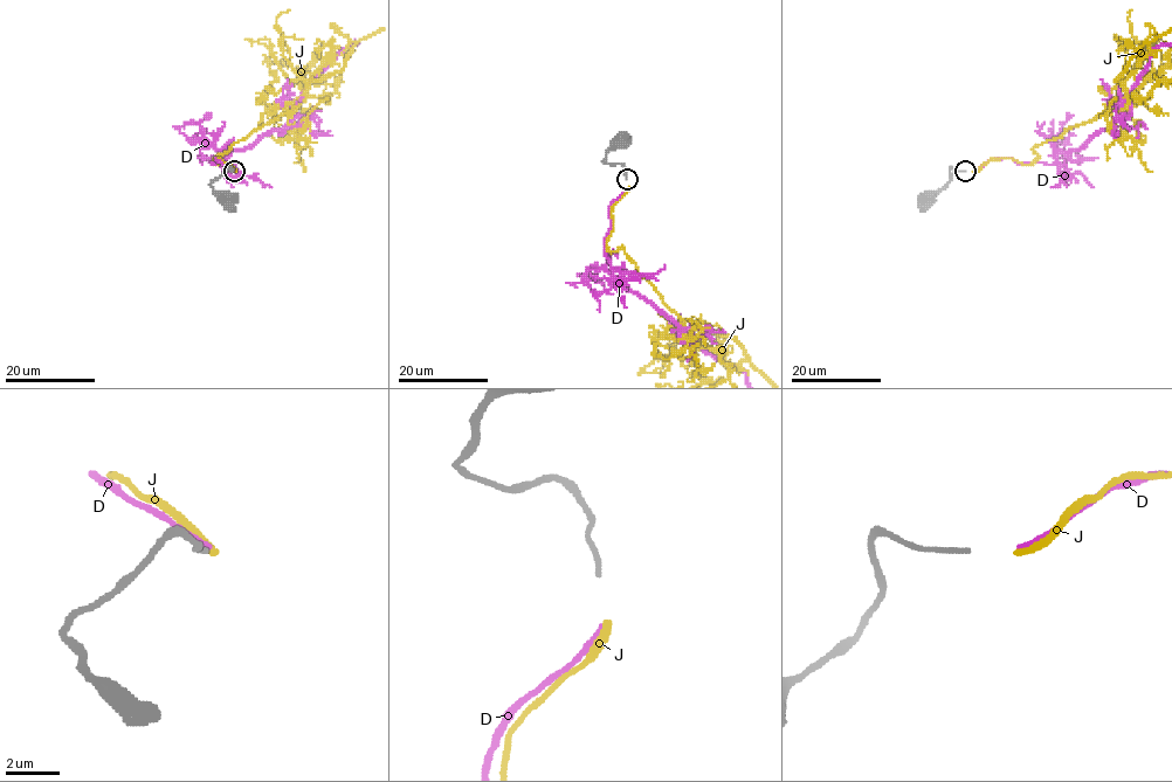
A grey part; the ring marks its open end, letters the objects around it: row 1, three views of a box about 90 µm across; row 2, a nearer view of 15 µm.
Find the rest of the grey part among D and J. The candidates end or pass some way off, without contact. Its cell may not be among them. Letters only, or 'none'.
D

